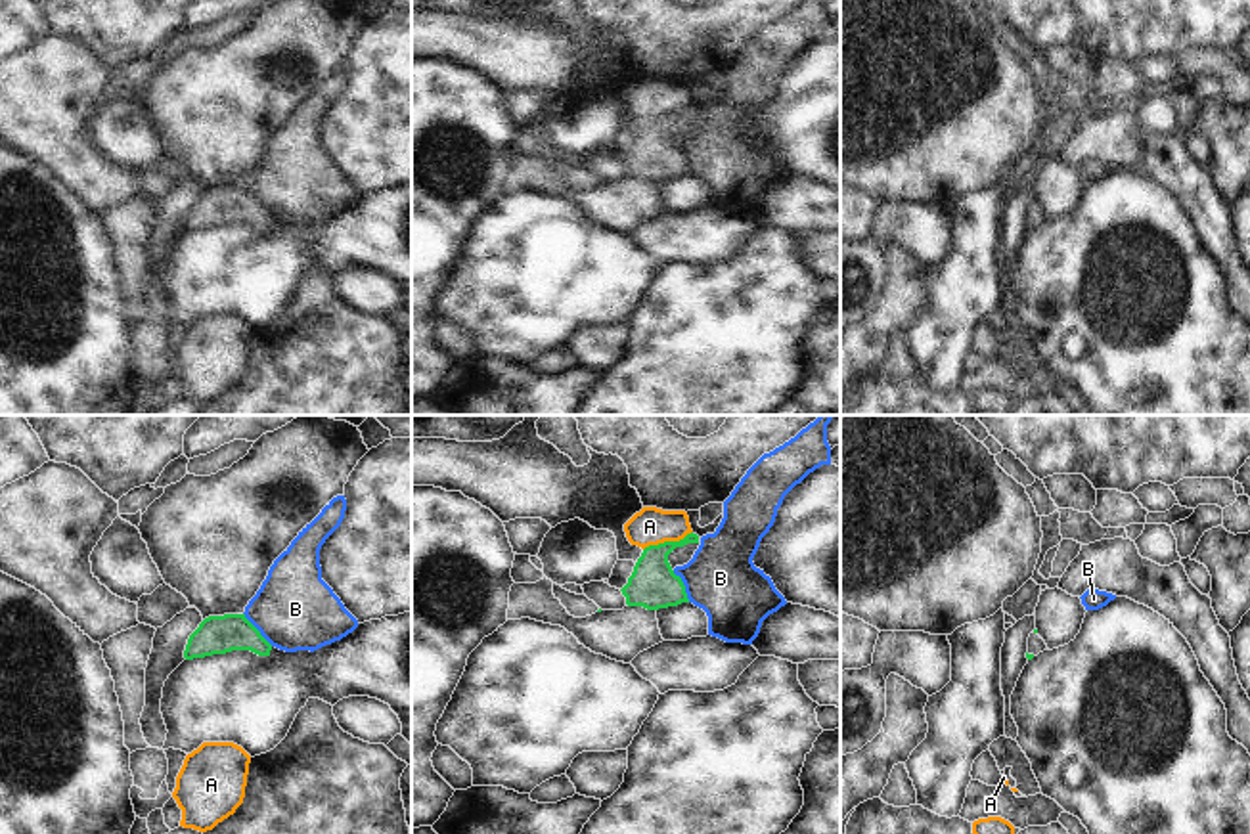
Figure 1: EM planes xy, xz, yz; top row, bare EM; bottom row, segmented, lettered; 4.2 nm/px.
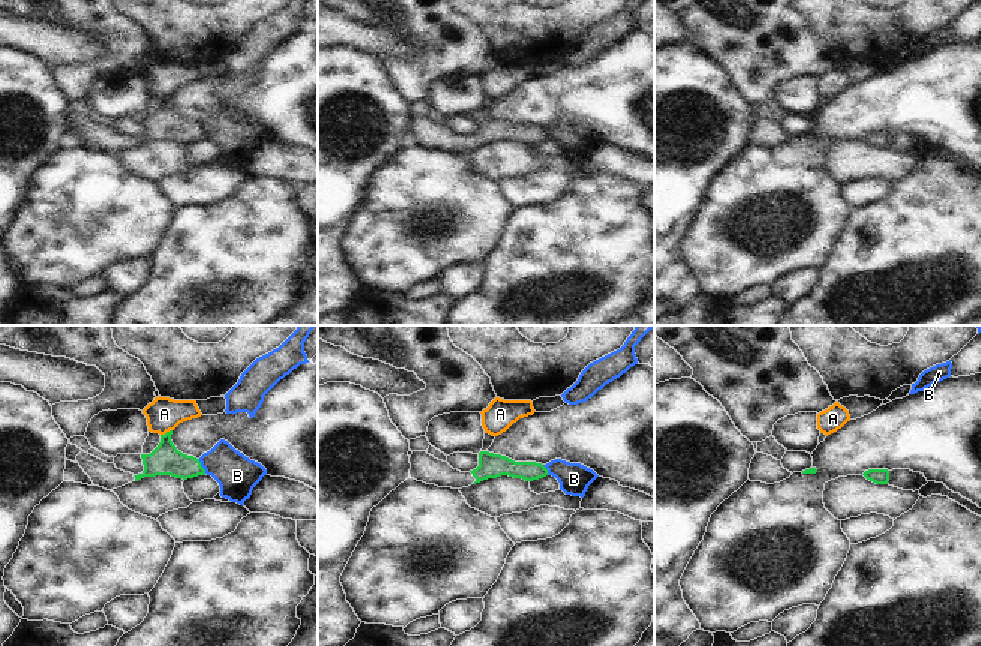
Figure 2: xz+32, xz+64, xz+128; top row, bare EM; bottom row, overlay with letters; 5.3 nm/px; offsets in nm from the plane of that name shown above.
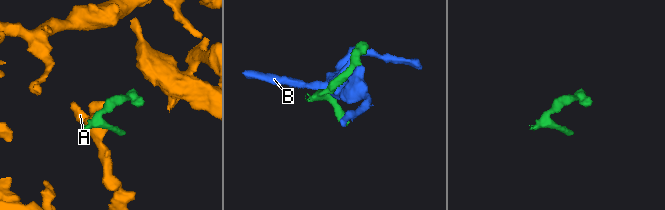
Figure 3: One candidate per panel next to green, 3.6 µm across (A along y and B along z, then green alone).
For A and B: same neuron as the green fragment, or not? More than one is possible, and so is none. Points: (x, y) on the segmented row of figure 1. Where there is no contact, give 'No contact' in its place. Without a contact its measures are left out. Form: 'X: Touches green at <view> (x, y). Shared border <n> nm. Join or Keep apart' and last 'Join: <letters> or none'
A: Touches green at xz (667, 542). Shared border 220 nm. Keep apart
B: Touches green at xz (684, 586). Shared border 150 nm. Keep apart
Join: none

